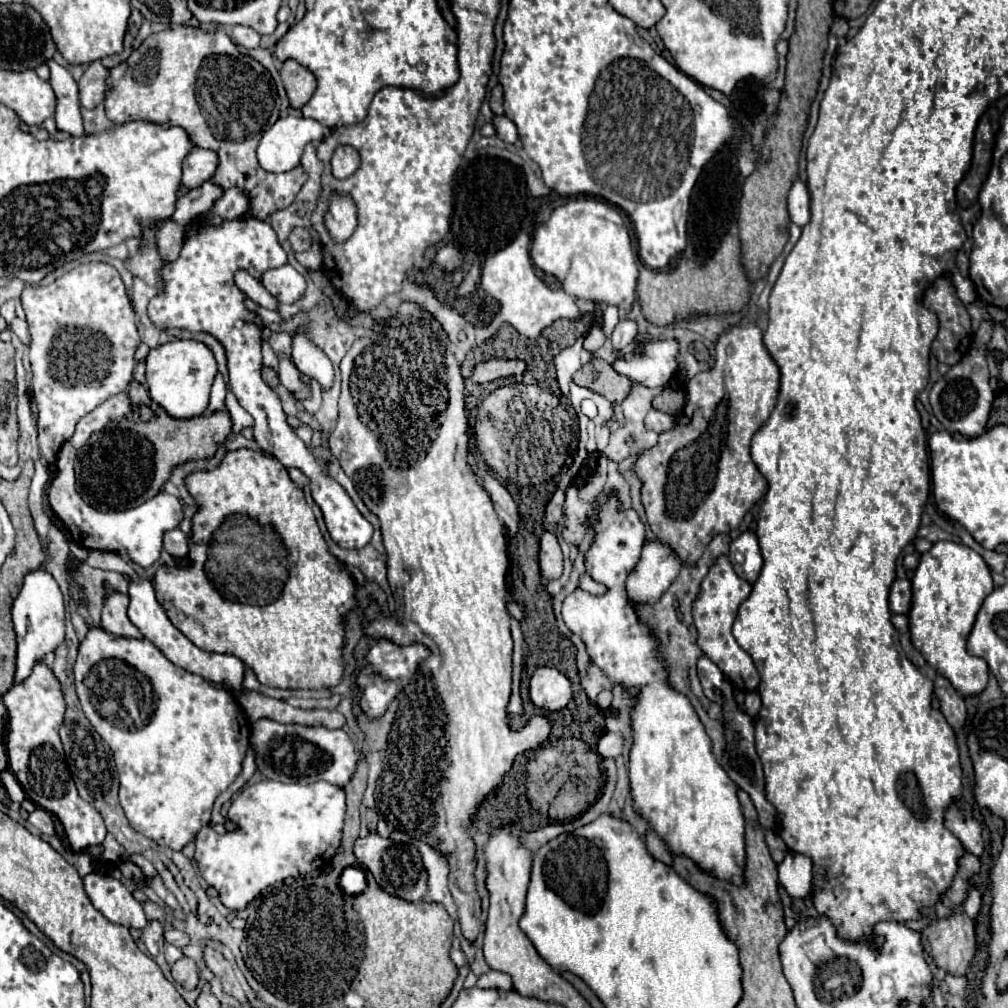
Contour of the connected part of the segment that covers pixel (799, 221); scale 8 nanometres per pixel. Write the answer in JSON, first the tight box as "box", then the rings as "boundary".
{"box":[787,180,811,226],"boundary":[[[795,180],[791,190],[789,190],[789,198],[787,198],[787,208],[789,208],[789,216],[791,222],[795,222],[797,226],[805,226],[811,216],[809,216],[809,192],[805,182]]]}

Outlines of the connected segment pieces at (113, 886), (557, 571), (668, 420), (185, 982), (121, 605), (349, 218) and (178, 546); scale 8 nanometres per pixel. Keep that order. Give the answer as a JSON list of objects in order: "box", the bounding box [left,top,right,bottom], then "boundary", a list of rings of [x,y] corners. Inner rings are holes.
[{"box":[83,872,147,928],"boundary":[[[91,872],[83,876],[85,892],[93,906],[103,912],[111,922],[123,924],[127,928],[147,926],[143,906],[131,896],[125,884],[113,876]]]},{"box":[539,532,563,580],"boundary":[[[545,532],[541,536],[541,552],[539,552],[539,568],[545,580],[555,580],[563,574],[563,554],[555,534]]]},{"box":[645,408,675,434],"boundary":[[[653,408],[653,410],[647,414],[647,418],[645,418],[645,426],[647,426],[649,430],[661,434],[661,432],[671,430],[671,426],[675,426],[675,416],[665,414],[665,412]]]},{"box":[171,956,199,990],"boundary":[[[183,956],[181,960],[177,960],[171,966],[171,974],[173,974],[173,980],[179,982],[185,990],[195,990],[199,984],[199,968],[197,968],[195,960],[191,960],[191,958]]]},{"box":[101,590,143,638],"boundary":[[[119,590],[107,592],[103,600],[103,608],[101,608],[101,628],[113,636],[141,638],[143,634],[127,618],[127,604],[129,604],[127,594]]]},{"box":[325,196,357,242],"boundary":[[[333,196],[329,214],[325,218],[325,226],[331,232],[333,240],[337,242],[347,240],[357,226],[357,214],[355,214],[353,200],[347,196]]]},{"box":[163,528,187,558],"boundary":[[[179,528],[167,530],[163,536],[163,548],[175,558],[183,558],[187,554],[187,534],[183,534]]]}]

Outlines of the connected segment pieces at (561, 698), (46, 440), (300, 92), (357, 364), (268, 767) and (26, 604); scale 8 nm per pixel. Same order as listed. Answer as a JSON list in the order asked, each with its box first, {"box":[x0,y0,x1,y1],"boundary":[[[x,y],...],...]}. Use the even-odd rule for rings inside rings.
[{"box":[529,666,571,710],"boundary":[[[541,666],[531,676],[529,694],[535,706],[545,710],[561,710],[571,700],[571,684],[559,670]]]},{"box":[21,262,141,464],"boundary":[[[101,262],[81,264],[49,286],[27,286],[21,294],[31,332],[33,396],[39,406],[39,448],[49,464],[55,462],[59,446],[73,436],[75,424],[107,398],[127,392],[135,368],[135,348],[141,338],[135,324],[135,310],[125,294],[125,286],[115,268]]]},{"box":[281,60,317,110],"boundary":[[[285,60],[283,62],[281,80],[283,80],[283,86],[287,90],[289,104],[295,110],[303,108],[311,100],[311,96],[315,92],[315,86],[317,86],[315,76],[295,60]]]},{"box":[329,302,551,942],"boundary":[[[401,302],[397,306],[397,310],[391,312],[391,318],[375,320],[371,330],[367,332],[367,336],[359,338],[353,344],[353,348],[345,354],[345,358],[341,360],[343,384],[341,384],[341,398],[339,398],[339,422],[333,428],[333,432],[329,434],[329,450],[339,460],[341,468],[351,478],[351,482],[355,484],[355,490],[361,496],[361,500],[365,502],[365,506],[379,518],[383,544],[385,544],[385,550],[387,550],[387,574],[389,574],[389,584],[391,584],[393,594],[395,594],[395,616],[391,616],[387,620],[375,618],[373,624],[369,624],[365,628],[365,632],[369,636],[383,636],[387,640],[393,640],[399,646],[423,644],[431,652],[419,664],[417,674],[413,676],[409,686],[403,690],[405,696],[399,700],[399,708],[397,708],[399,714],[397,714],[397,718],[393,722],[393,728],[391,728],[391,734],[389,734],[389,748],[385,750],[383,772],[381,772],[381,776],[377,780],[375,808],[377,808],[379,816],[389,824],[391,830],[403,830],[403,832],[407,832],[407,836],[423,840],[423,842],[435,846],[437,850],[449,854],[449,866],[451,866],[449,890],[451,890],[451,894],[453,894],[453,898],[455,898],[455,902],[459,906],[461,932],[463,932],[463,936],[467,940],[473,942],[477,938],[477,934],[481,932],[481,900],[477,896],[475,878],[473,878],[475,846],[473,846],[473,842],[469,838],[471,816],[475,814],[477,806],[483,802],[483,798],[491,792],[491,788],[501,784],[503,774],[511,768],[513,758],[519,752],[535,750],[535,748],[543,746],[549,740],[551,722],[544,716],[535,715],[528,721],[524,730],[511,730],[509,728],[505,706],[507,706],[509,694],[511,694],[511,650],[513,650],[513,640],[511,640],[511,632],[509,632],[509,612],[507,612],[506,604],[508,591],[505,578],[510,565],[508,542],[503,524],[499,522],[497,512],[493,508],[491,496],[487,494],[483,482],[471,470],[471,466],[467,462],[467,456],[469,456],[469,426],[467,426],[467,412],[465,412],[465,378],[461,374],[461,366],[459,366],[457,358],[453,356],[453,350],[449,350],[449,348],[451,348],[451,340],[449,340],[447,332],[443,330],[443,326],[437,322],[435,316],[425,312],[415,302]],[[407,564],[413,564],[413,566],[419,566],[419,568],[411,578],[401,580],[401,572],[405,572],[403,568]],[[371,626],[375,630],[381,630],[381,632],[369,632]]]},{"box":[251,718,359,786],"boundary":[[[261,718],[253,724],[251,744],[257,752],[257,768],[269,780],[279,782],[301,782],[309,784],[315,780],[327,780],[335,786],[345,786],[357,770],[359,752],[355,742],[345,730],[307,728],[299,724],[281,724],[269,718]]]},{"box":[13,568,65,682],"boundary":[[[39,568],[25,576],[25,584],[13,602],[13,630],[17,636],[17,672],[15,678],[21,682],[31,674],[31,668],[37,660],[51,650],[55,650],[65,638],[65,600],[57,580],[45,570]]]}]

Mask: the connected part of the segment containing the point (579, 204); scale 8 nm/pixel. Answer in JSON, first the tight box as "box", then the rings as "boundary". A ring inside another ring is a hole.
{"box":[531,195,637,310],"boundary":[[[582,195],[557,206],[549,220],[537,228],[531,258],[537,268],[553,274],[571,296],[615,304],[625,310],[635,300],[637,256],[619,209],[605,200]]]}

